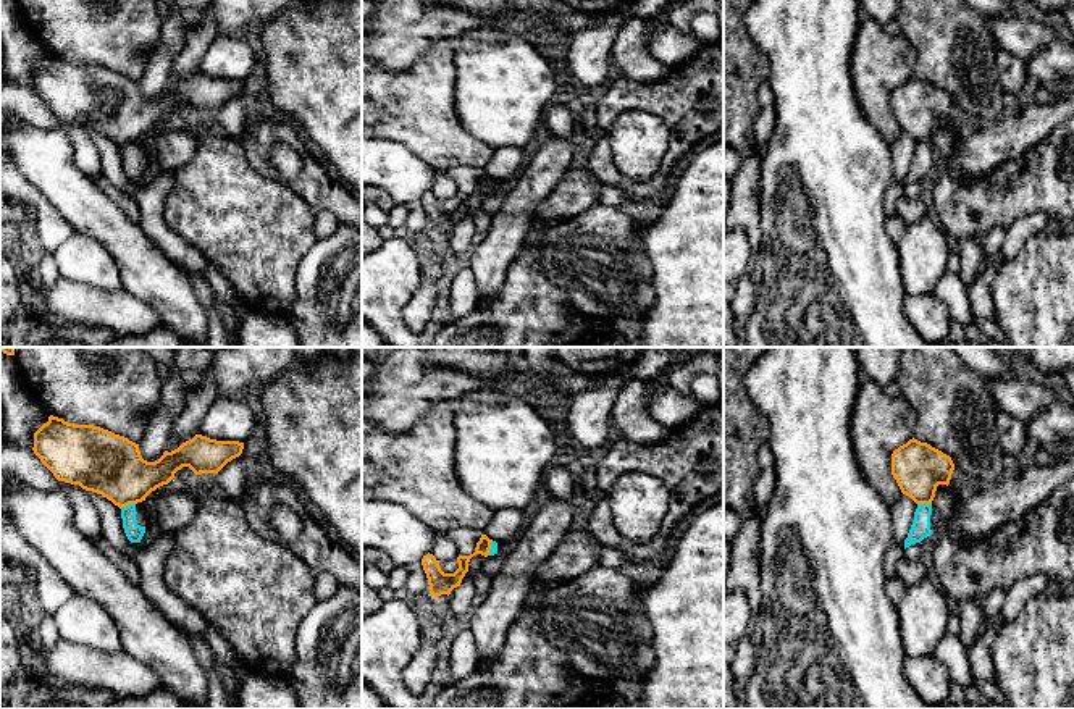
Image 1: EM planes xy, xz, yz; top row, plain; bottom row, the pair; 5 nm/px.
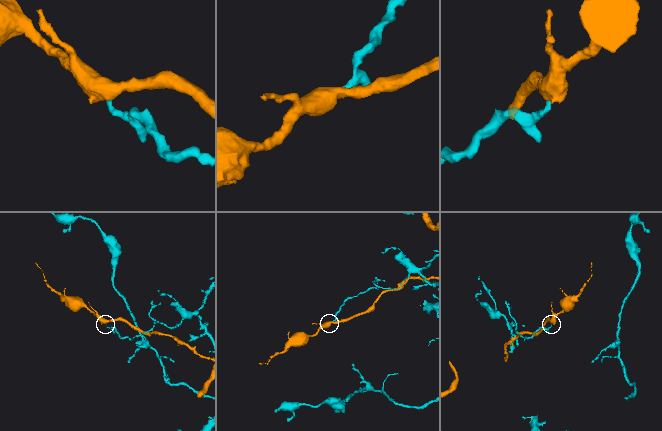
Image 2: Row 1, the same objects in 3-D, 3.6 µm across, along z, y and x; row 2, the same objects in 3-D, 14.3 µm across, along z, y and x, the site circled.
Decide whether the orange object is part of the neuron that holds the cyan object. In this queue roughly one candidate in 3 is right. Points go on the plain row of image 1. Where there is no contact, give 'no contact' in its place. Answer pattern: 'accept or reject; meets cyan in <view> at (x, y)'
reject; meets cyan in xy at (130, 142)

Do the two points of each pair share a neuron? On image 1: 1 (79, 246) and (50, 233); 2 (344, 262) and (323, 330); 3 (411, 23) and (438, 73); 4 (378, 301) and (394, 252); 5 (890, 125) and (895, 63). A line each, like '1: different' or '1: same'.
1: different
2: same
3: different
4: same
5: same

